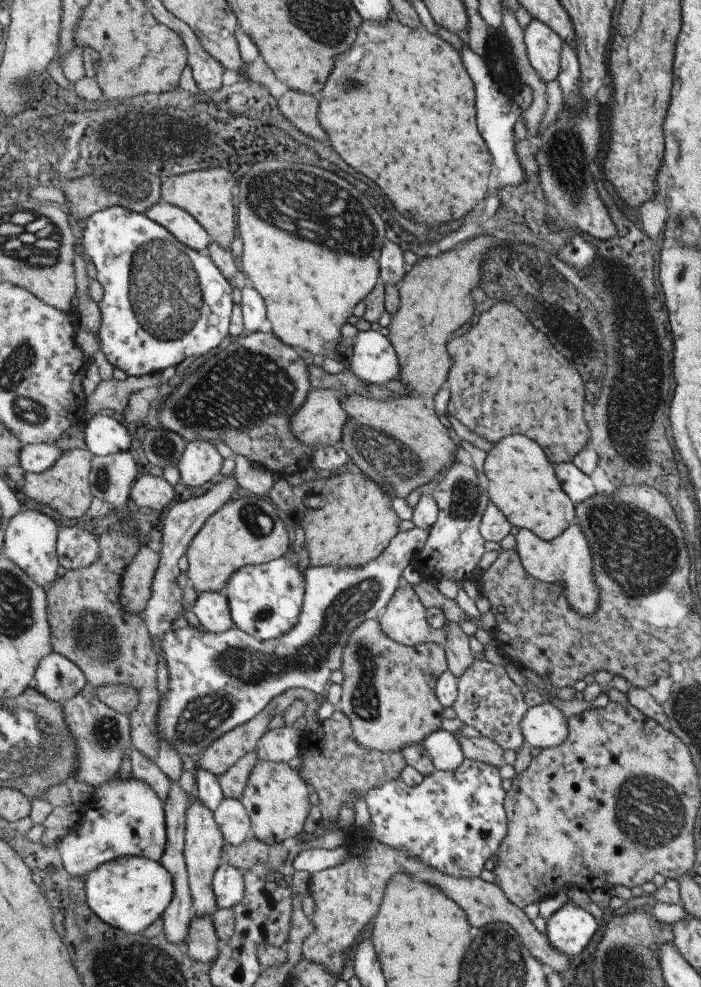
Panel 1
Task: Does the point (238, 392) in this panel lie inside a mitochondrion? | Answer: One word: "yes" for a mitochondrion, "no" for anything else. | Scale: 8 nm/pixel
yes

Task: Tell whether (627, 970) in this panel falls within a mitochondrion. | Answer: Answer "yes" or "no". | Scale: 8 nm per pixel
yes

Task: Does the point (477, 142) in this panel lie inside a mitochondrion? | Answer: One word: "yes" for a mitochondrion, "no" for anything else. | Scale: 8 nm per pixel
no

